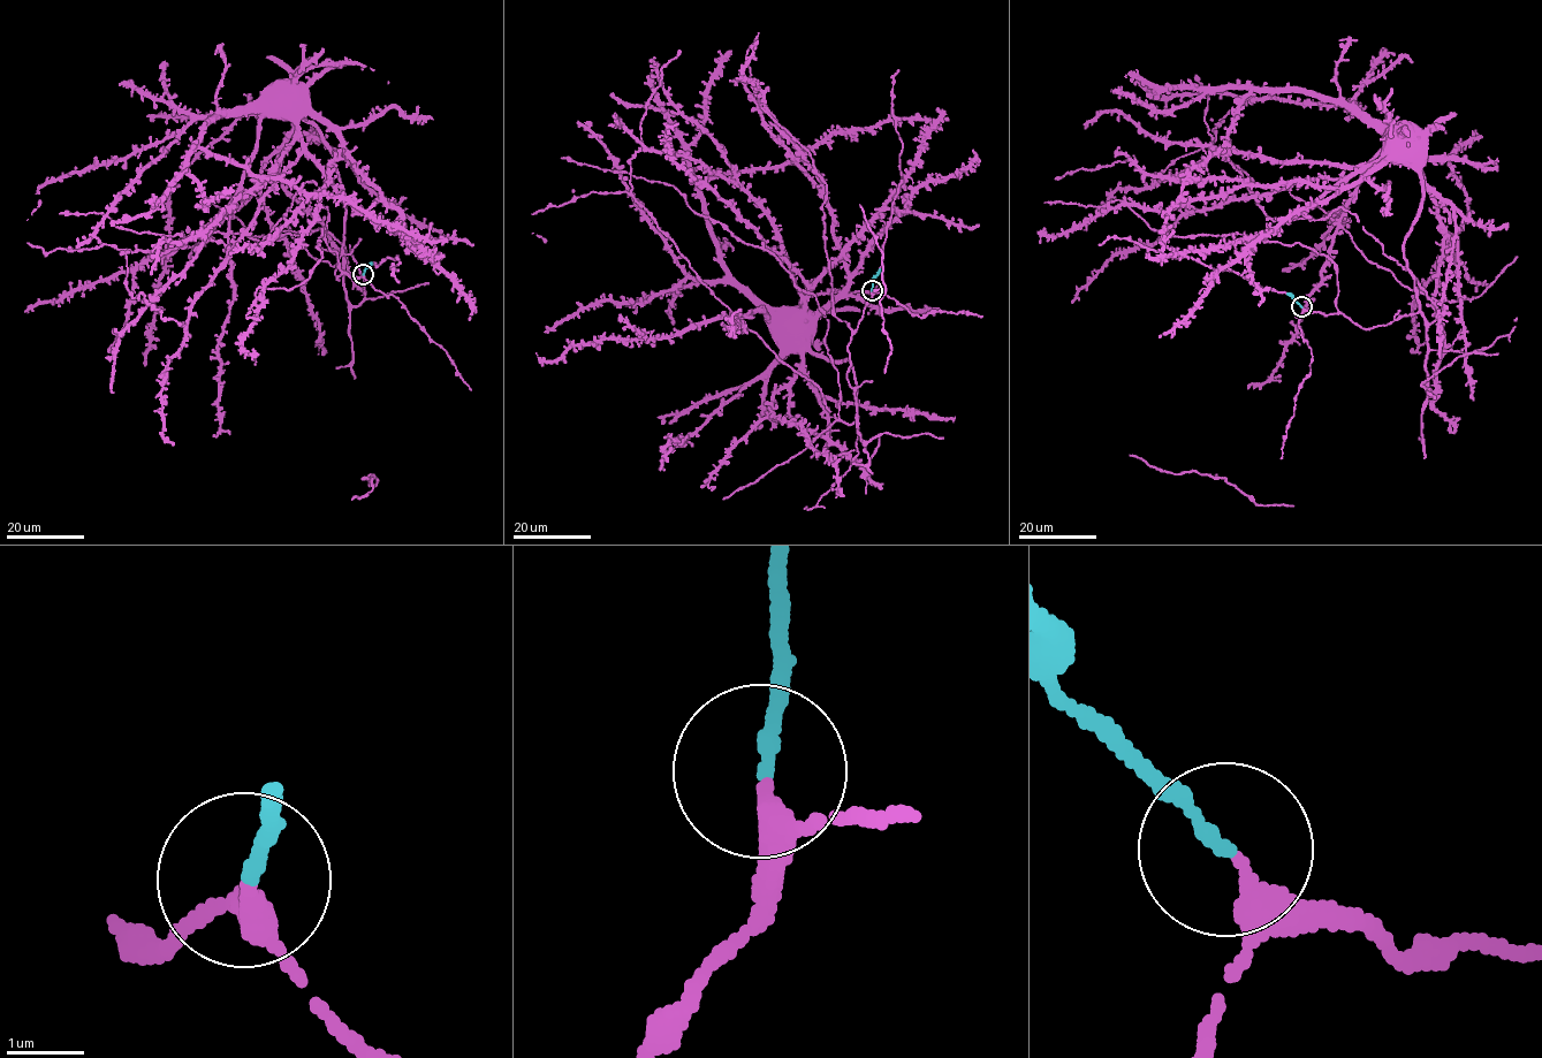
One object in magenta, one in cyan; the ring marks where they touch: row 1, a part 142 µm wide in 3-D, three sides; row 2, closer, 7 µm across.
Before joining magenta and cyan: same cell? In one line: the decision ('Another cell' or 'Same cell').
Same cell

